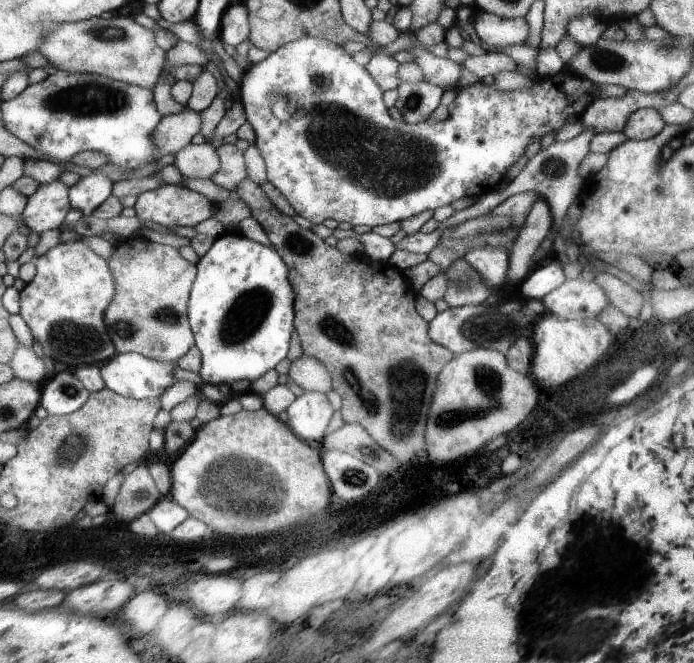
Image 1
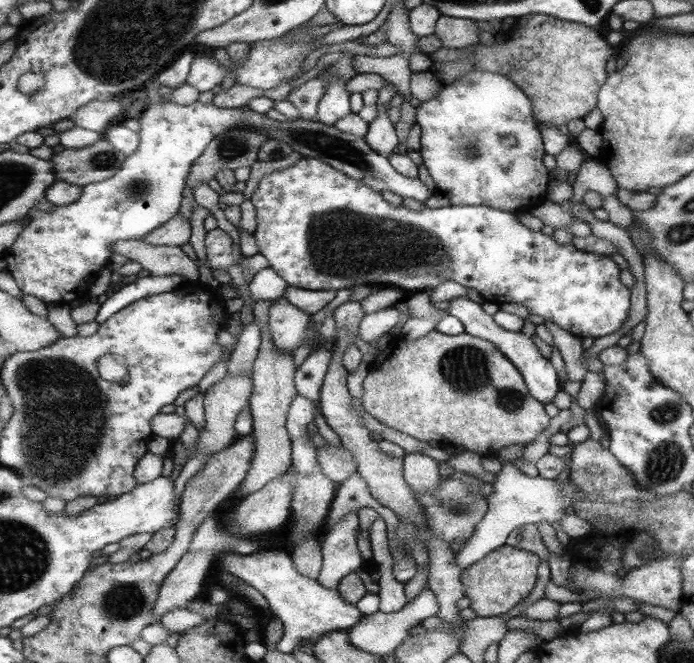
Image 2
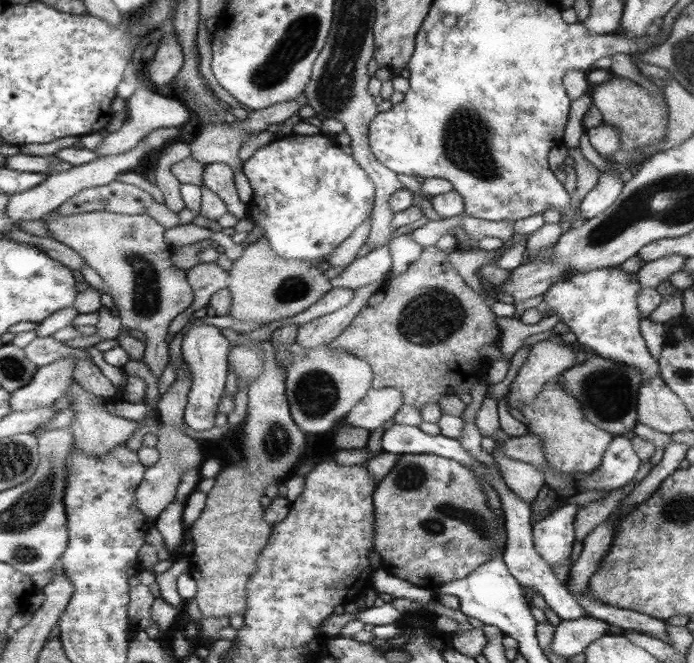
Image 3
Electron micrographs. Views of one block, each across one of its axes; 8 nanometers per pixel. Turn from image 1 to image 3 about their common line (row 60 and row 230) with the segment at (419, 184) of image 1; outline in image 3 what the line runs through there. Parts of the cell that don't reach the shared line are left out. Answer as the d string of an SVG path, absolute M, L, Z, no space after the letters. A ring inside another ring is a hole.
M292 134L281 138L276 137L274 142L265 144L260 150L254 152L250 159L243 161L243 172L252 188L252 199L246 204L248 207L247 217L256 226L262 228L263 238L270 241L271 248L276 253L294 260L316 260L331 254L337 246L340 246L367 219L375 206L375 181L371 179L371 176L368 176L367 171L359 164L359 161L352 158L352 156L348 156L346 152L342 152L338 142L332 142L330 138L326 138L326 135L300 135L300 140L292 138Z

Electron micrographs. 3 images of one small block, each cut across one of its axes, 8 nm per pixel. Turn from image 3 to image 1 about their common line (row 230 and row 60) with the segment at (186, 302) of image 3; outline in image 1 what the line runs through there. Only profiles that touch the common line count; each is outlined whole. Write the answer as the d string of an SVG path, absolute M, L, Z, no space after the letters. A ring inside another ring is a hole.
M132 17L89 18L87 21L61 23L41 46L42 54L58 68L69 73L92 73L130 85L153 89L164 66L164 49L155 41L155 32Z

